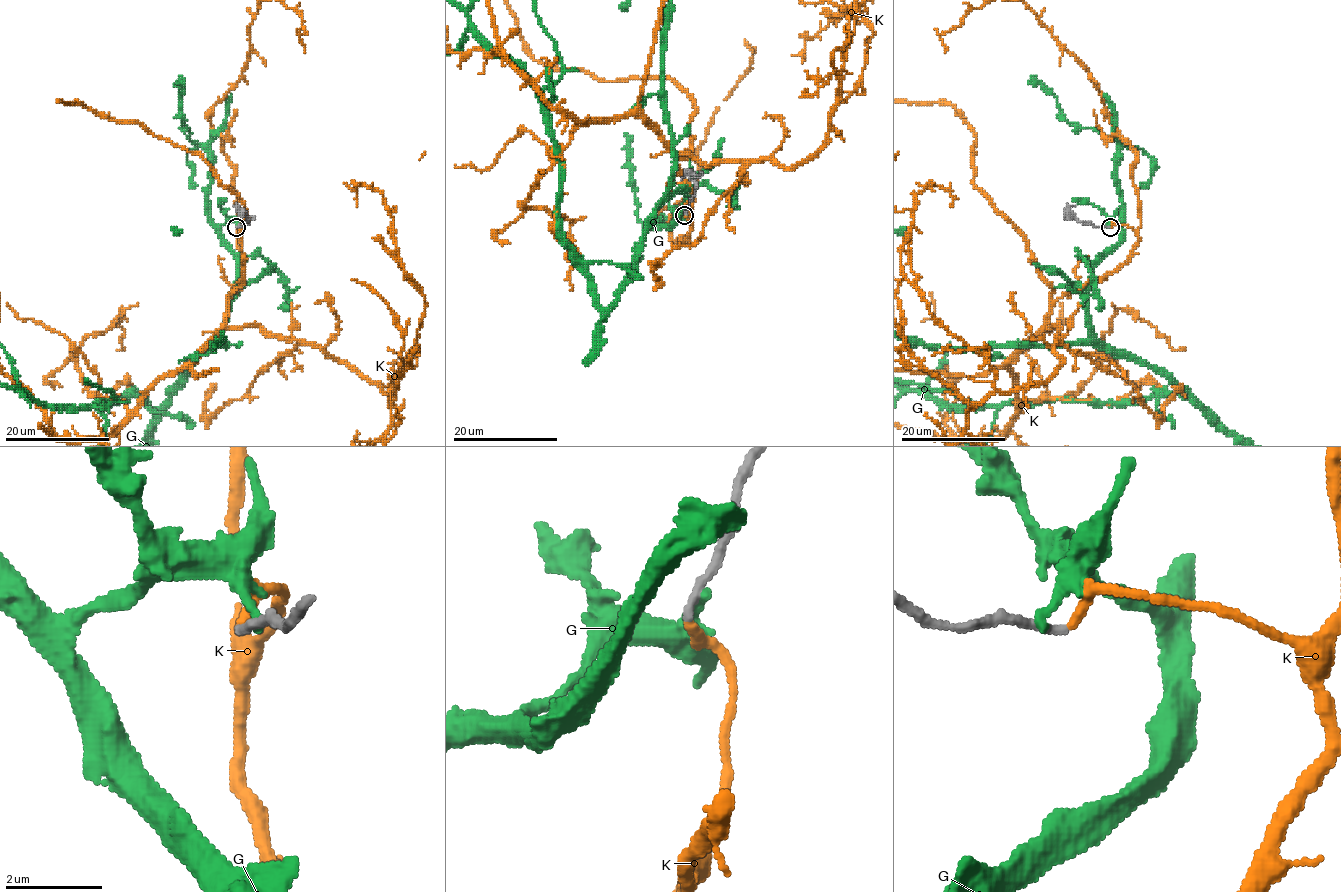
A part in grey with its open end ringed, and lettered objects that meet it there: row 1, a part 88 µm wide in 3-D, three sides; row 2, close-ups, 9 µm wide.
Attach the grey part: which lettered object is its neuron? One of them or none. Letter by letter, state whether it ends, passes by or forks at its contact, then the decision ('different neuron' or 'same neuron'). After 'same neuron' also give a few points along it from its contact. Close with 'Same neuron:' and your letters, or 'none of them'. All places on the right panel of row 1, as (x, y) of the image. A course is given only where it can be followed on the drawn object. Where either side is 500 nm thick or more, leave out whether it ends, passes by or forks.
G: it ends; different neuron
K: it ends; same neuron
Same neuron: K

